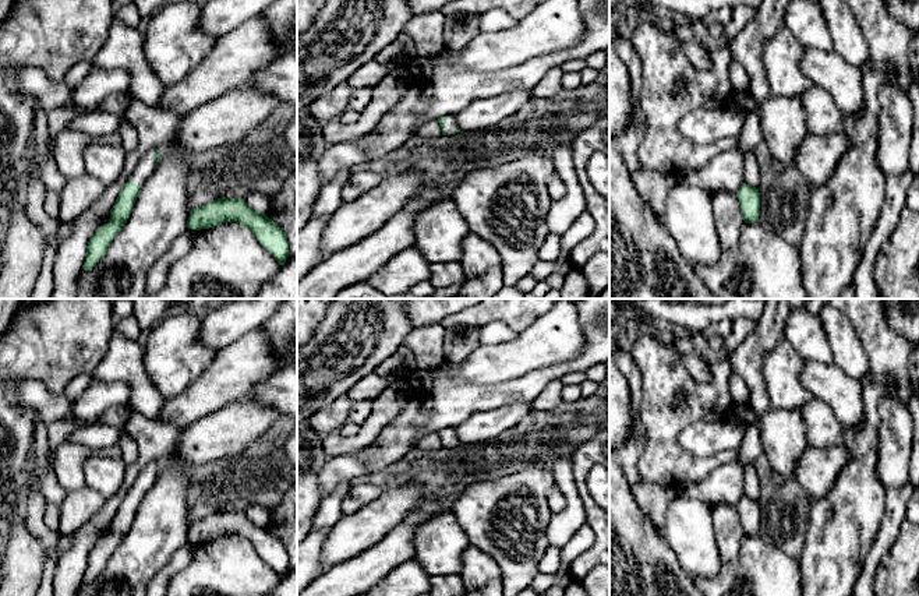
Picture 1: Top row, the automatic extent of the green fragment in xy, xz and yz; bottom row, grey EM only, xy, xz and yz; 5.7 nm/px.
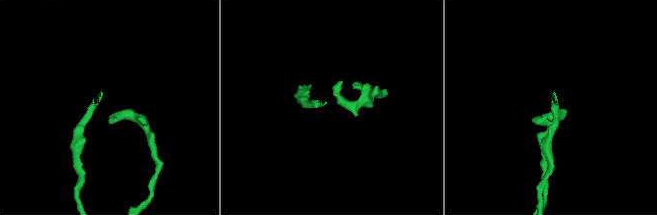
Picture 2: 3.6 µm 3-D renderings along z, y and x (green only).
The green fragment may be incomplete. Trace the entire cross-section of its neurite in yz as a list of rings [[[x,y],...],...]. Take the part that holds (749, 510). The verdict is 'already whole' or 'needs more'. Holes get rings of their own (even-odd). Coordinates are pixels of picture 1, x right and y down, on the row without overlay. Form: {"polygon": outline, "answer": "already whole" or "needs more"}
{"polygon": [[[742,496],[739,504],[736,505],[740,518],[740,526],[743,533],[747,536],[754,536],[759,533],[760,528],[760,505],[759,501]]], "answer": "already whole"}

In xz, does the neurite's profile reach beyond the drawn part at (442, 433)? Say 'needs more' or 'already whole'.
needs more

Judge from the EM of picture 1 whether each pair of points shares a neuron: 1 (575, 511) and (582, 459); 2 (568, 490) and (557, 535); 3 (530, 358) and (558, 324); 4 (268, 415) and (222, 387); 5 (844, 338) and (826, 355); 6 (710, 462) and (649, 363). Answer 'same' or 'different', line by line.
1: different
2: same
3: same
4: different
5: different
6: same

